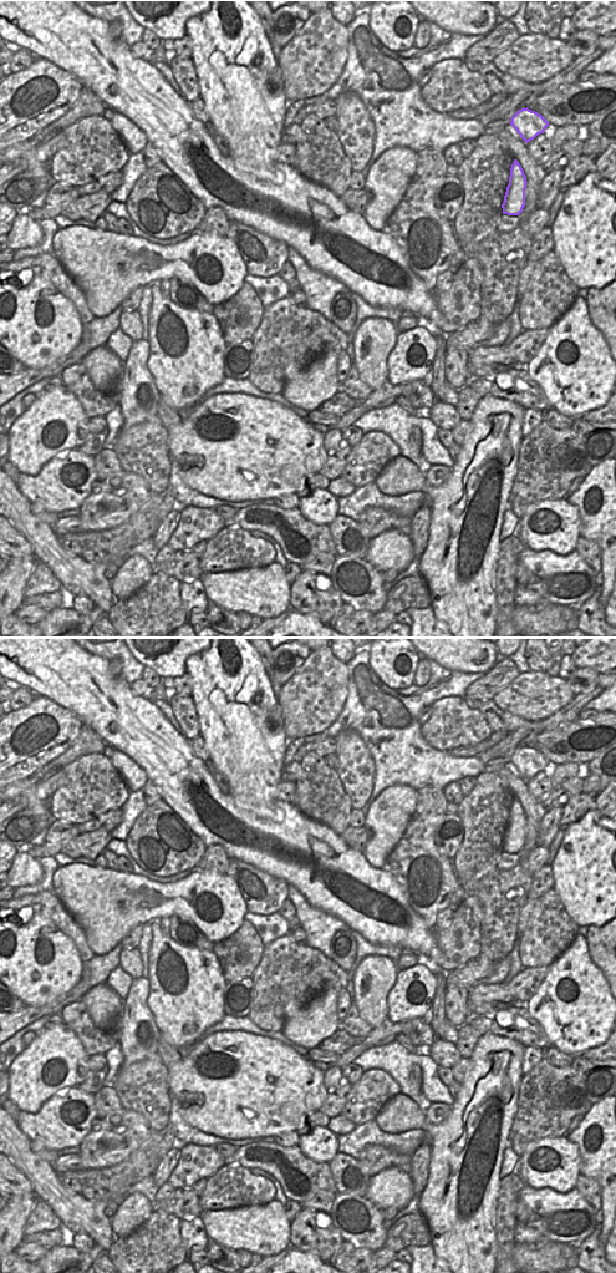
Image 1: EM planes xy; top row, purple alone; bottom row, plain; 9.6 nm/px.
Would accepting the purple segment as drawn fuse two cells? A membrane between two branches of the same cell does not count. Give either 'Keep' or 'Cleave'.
Cleave.

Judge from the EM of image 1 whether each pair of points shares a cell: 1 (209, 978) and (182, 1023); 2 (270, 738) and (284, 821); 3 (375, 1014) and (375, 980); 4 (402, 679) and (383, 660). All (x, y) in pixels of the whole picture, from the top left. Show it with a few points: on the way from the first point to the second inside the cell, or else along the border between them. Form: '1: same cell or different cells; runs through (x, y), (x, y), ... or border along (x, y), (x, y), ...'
1: same cell; runs through (198, 989), (184, 1003), (183, 1012)
2: different cells; border along (275, 801), (270, 817), (259, 817), (248, 810)
3: same cell; runs through (375, 1005), (375, 989)
4: same cell; runs through (397, 674), (388, 665)

